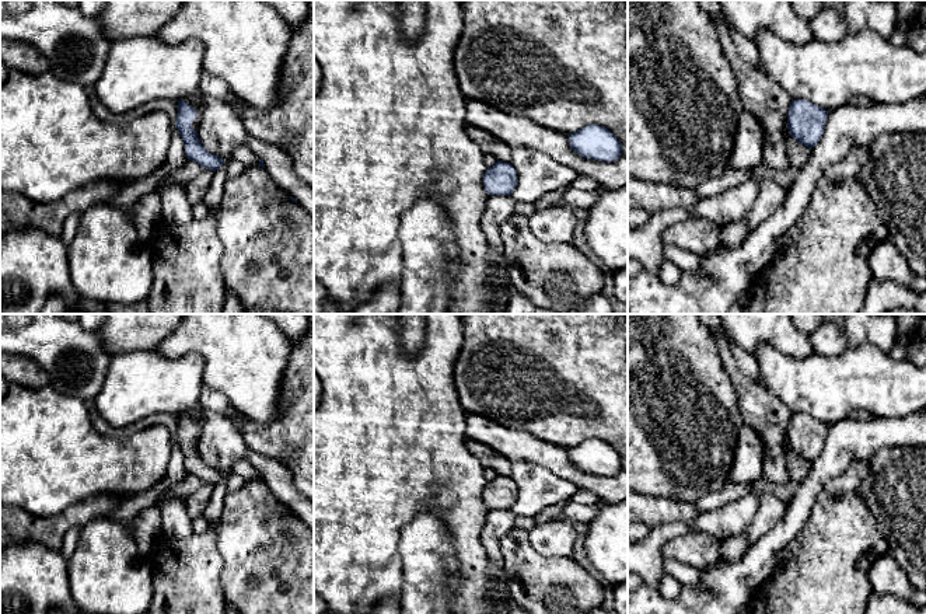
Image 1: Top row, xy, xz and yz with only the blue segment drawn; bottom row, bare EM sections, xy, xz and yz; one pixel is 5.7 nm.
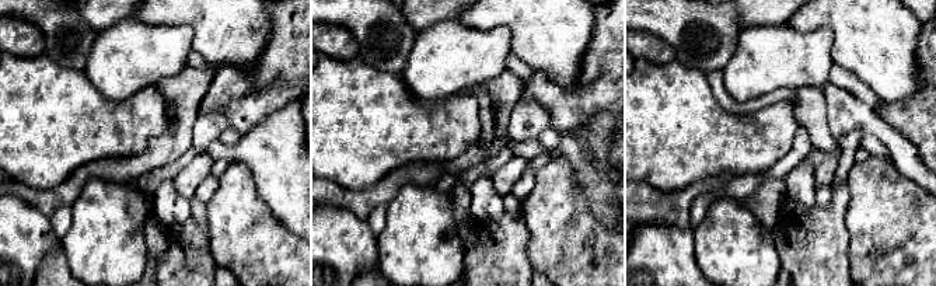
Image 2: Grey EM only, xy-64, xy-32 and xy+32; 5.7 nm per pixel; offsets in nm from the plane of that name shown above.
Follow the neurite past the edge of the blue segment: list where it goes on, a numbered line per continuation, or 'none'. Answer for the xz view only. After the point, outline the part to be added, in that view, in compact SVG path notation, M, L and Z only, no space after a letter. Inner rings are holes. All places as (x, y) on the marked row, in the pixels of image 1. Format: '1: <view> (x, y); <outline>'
none

